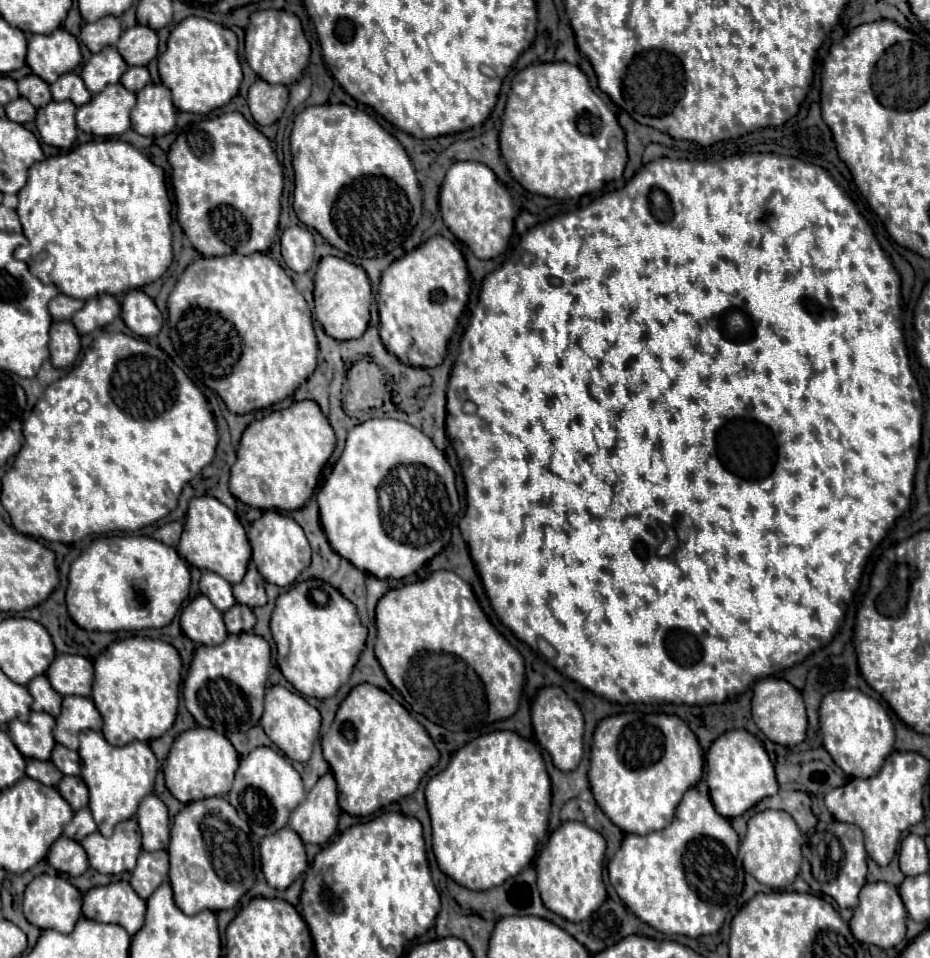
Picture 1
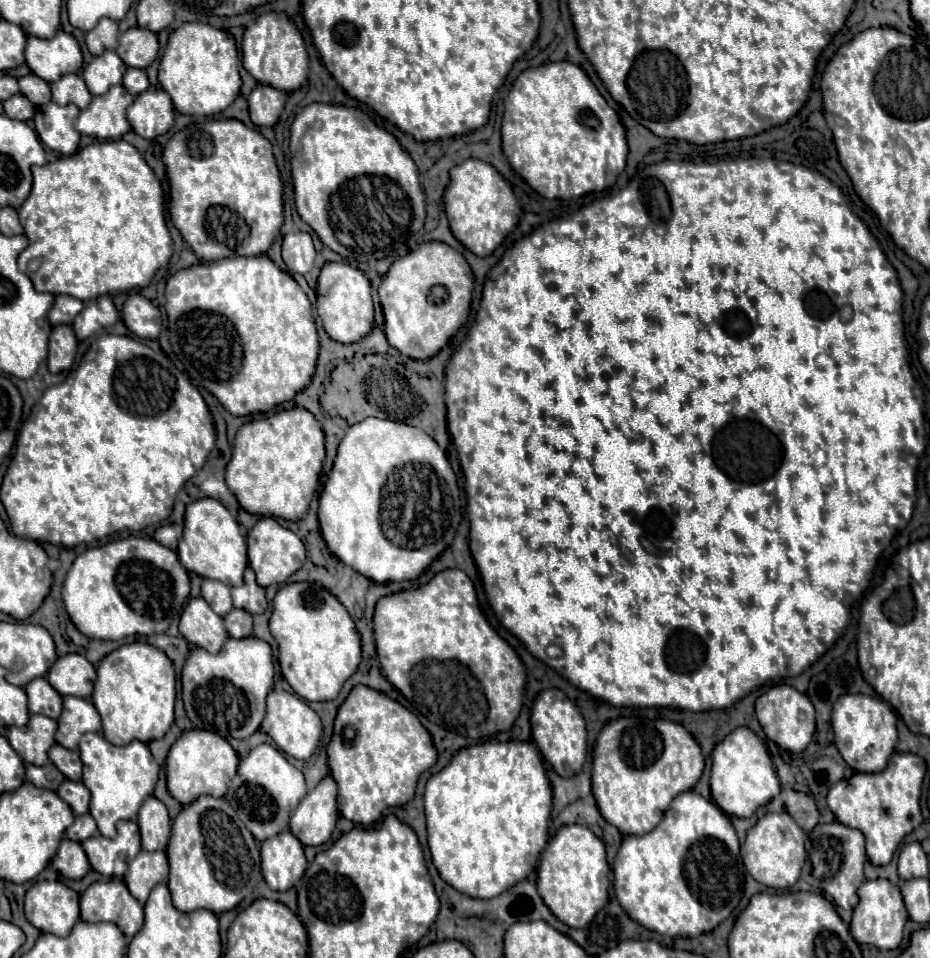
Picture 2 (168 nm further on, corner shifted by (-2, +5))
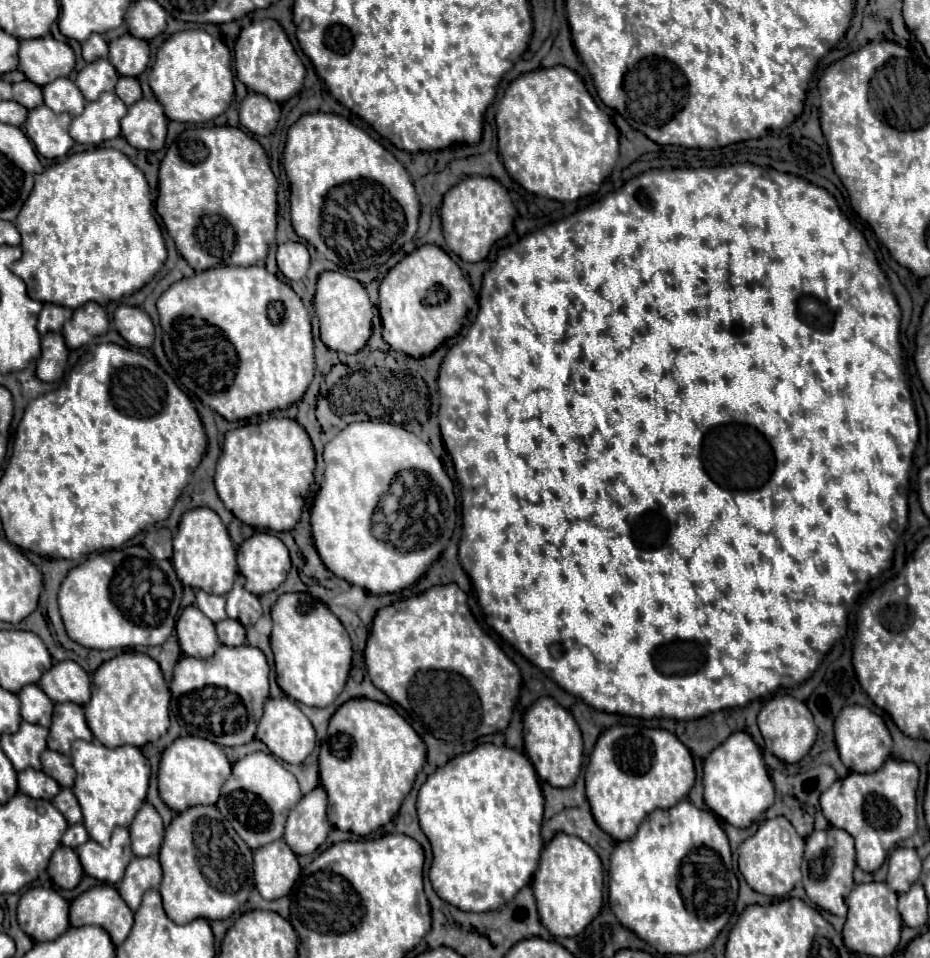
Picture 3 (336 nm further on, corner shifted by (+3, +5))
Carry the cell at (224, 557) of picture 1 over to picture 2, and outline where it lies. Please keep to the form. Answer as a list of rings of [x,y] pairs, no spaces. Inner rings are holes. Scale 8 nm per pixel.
[[[202,498],[186,506],[184,536],[178,542],[178,558],[188,572],[196,572],[202,578],[222,580],[224,584],[242,584],[242,574],[248,566],[246,540],[240,534],[236,518],[214,498]]]

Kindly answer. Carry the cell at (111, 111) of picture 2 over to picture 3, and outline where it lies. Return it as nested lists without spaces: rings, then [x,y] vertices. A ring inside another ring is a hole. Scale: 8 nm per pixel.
[[[105,92],[95,102],[87,102],[83,114],[73,118],[69,134],[79,144],[99,144],[121,134],[119,120],[125,116],[125,104],[115,92]]]

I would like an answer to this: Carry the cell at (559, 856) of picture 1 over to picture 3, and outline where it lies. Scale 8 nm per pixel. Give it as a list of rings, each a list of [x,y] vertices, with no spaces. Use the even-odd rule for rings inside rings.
[[[559,832],[545,844],[531,882],[543,926],[553,936],[577,936],[601,910],[603,866],[595,850],[579,836]]]

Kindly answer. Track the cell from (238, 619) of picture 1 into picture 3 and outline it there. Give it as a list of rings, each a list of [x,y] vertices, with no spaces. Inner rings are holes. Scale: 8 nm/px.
[[[225,618],[225,620],[217,622],[215,626],[217,626],[217,636],[219,636],[221,644],[225,644],[225,646],[245,644],[245,628],[239,620]]]

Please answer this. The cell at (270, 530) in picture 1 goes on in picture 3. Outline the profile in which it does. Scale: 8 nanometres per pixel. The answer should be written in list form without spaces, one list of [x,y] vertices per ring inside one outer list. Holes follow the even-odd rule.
[[[255,532],[243,540],[237,550],[237,564],[247,578],[245,588],[257,596],[275,590],[291,570],[287,546],[269,532]]]

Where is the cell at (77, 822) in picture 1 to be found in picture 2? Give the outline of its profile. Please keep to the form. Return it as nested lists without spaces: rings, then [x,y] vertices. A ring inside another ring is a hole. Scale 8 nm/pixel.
[[[82,814],[82,816],[76,816],[74,824],[66,830],[66,838],[74,840],[74,842],[82,842],[82,840],[94,836],[96,830],[98,830],[98,828],[96,828],[94,818],[92,818],[90,814]]]

